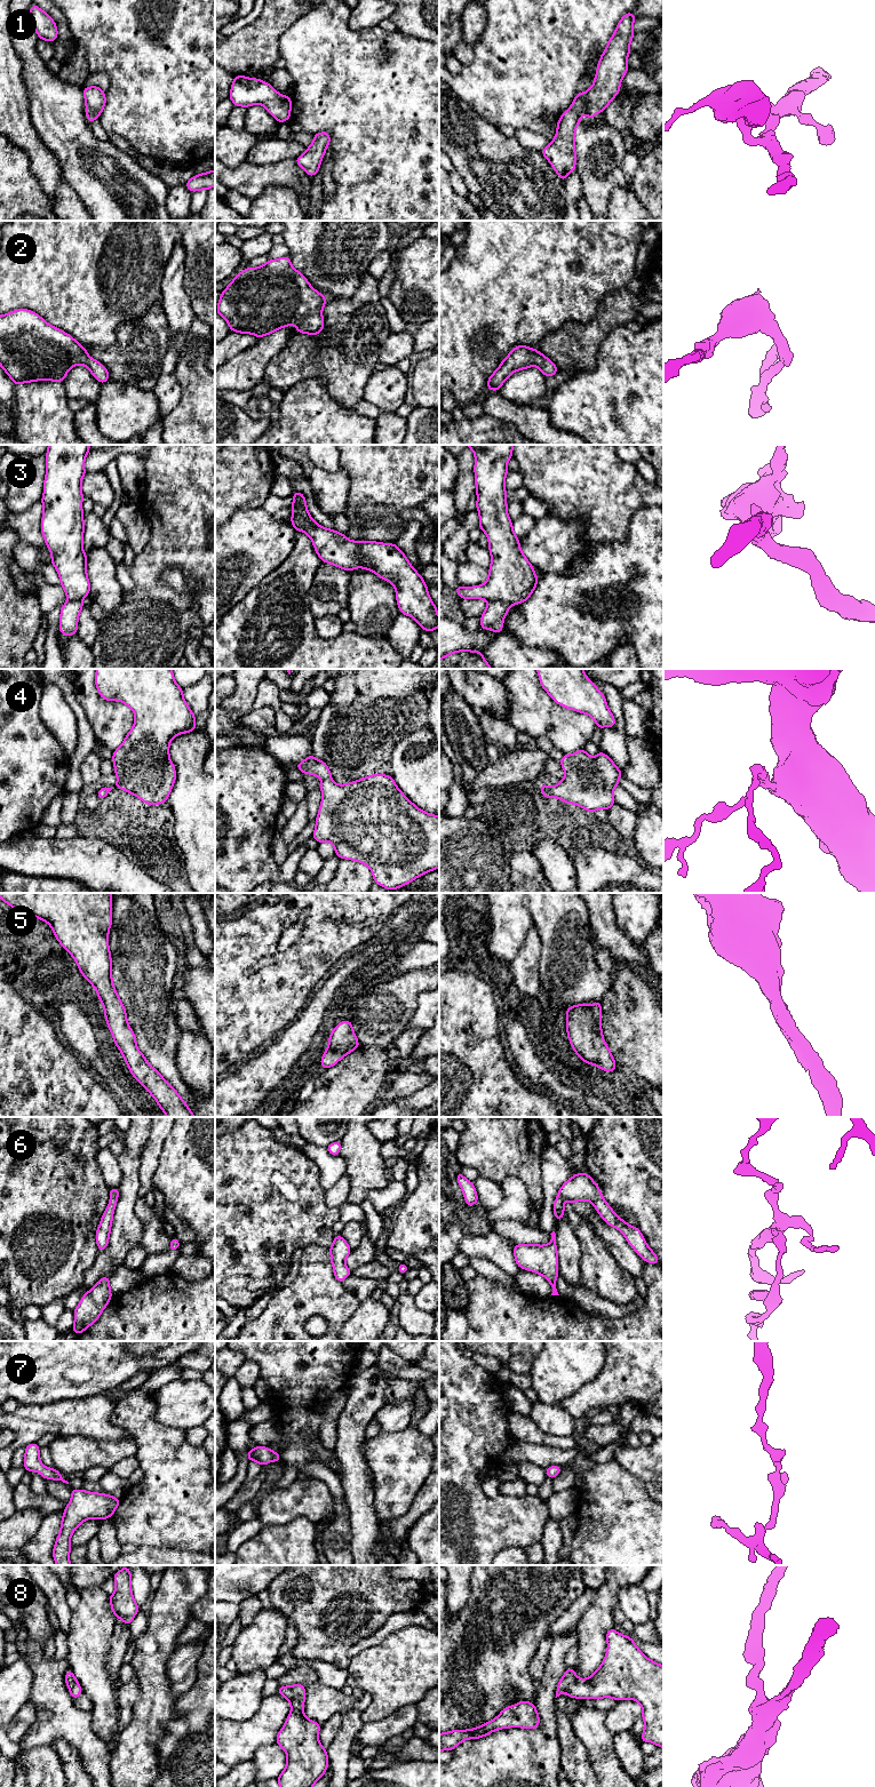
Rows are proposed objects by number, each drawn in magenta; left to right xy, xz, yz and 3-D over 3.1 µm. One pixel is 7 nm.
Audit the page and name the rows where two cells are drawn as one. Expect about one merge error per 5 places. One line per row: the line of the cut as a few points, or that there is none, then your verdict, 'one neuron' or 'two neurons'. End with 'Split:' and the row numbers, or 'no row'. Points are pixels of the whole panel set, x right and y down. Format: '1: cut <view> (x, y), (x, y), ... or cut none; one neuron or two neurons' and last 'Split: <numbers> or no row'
1: cut none; one neuron
2: cut none; one neuron
3: cut yz (488, 600), (502, 600), (510, 605); two neurons
4: cut none; one neuron
5: cut none; one neuron
6: cut none; one neuron
7: cut none; one neuron
8: cut none; one neuron
Split: 3

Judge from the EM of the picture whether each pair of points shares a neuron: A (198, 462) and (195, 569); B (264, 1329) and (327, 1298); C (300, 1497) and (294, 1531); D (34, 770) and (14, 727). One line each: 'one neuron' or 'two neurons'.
A: one neuron
B: one neuron
C: two neurons
D: one neuron

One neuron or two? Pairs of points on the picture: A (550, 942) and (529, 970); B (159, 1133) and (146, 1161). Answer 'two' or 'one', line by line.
A: two
B: one

